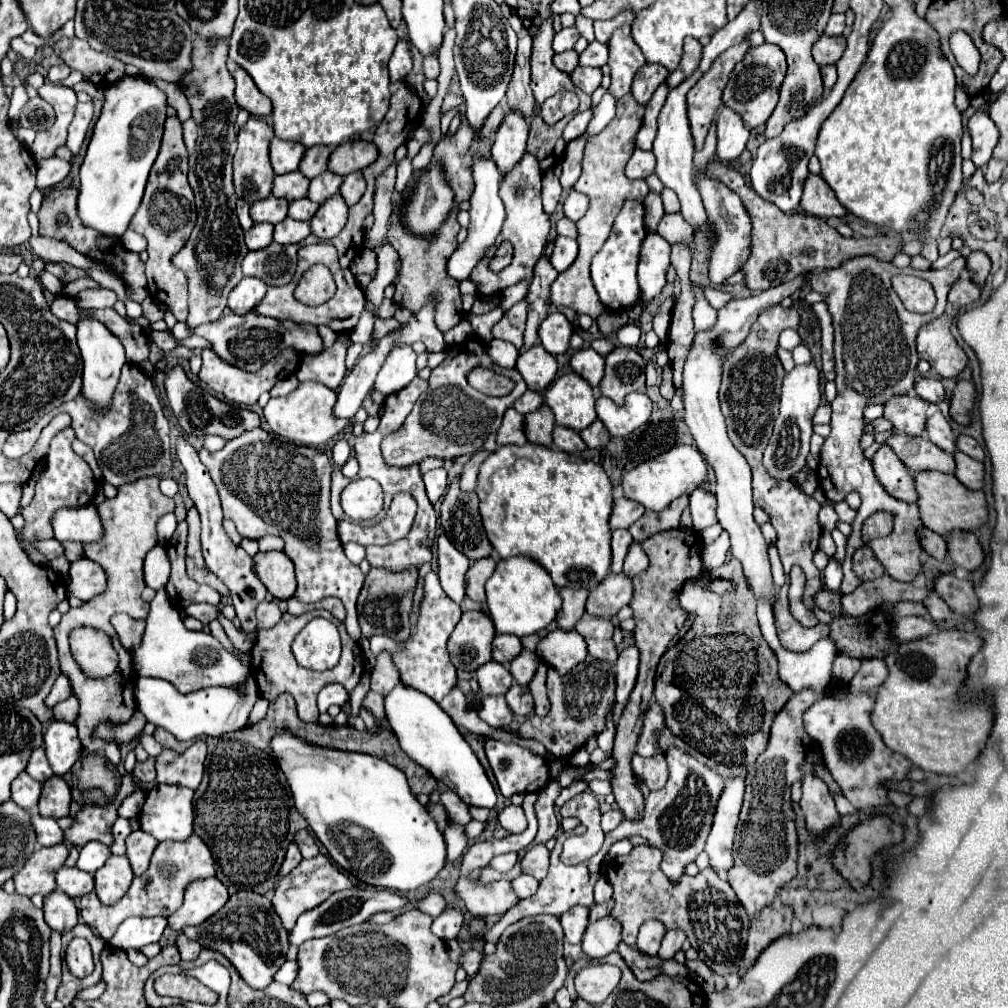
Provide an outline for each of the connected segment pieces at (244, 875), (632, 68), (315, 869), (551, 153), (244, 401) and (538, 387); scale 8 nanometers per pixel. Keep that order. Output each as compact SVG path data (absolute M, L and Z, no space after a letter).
M280 696L270 704L266 718L262 718L260 722L228 732L220 738L206 738L208 782L194 792L192 800L196 816L194 834L200 836L212 850L218 868L216 878L226 886L236 886L238 890L252 890L258 894L266 894L268 890L272 890L288 844L298 830L308 828L304 816L300 816L300 812L294 808L290 786L278 772L274 754L270 752L270 740L284 730L294 732L294 736L298 736L306 744L348 752L364 752L388 760L392 766L400 768L406 774L414 794L432 794L438 790L438 782L434 780L434 776L408 758L392 730L380 728L378 736L372 736L368 730L358 732L352 726L338 728L306 724L296 716L292 698Z
M622 26L620 30L614 32L614 36L608 42L610 46L610 58L608 58L608 66L612 68L610 76L612 76L612 86L610 86L610 94L614 98L622 98L624 94L630 92L632 86L632 78L638 72L638 68L646 62L642 56L642 50L636 46L636 42L632 40L630 34L630 26Z
M318 854L318 856L312 858L312 860L302 860L288 876L284 876L284 878L278 882L278 888L276 888L276 892L274 892L272 904L274 904L274 908L276 908L276 914L278 914L280 920L282 920L282 926L284 926L286 930L292 930L294 924L296 924L296 920L298 920L298 916L300 916L302 912L306 912L306 910L318 906L318 904L324 902L330 894L334 894L334 892L338 892L338 890L344 890L344 888L350 888L350 886L352 886L350 878L348 878L340 868L336 868L336 866L328 860L328 856Z
M534 116L530 138L528 138L528 152L538 160L542 172L546 172L548 168L560 162L560 156L566 148L566 142L562 138L566 124L568 120L560 120L558 124L550 126L550 124L544 124L540 116Z
M206 348L206 350L202 350L202 368L200 368L198 378L204 384L208 384L212 390L220 392L228 402L234 402L238 406L252 406L258 402L262 392L268 392L276 384L276 380L280 378L282 372L284 372L284 376L290 376L294 372L294 368L298 366L298 362L300 362L300 354L294 352L294 348L286 348L284 352L280 352L278 356L268 360L258 372L246 372L242 368L226 364L226 360L222 360L212 348Z
M540 344L524 350L518 356L516 368L522 374L522 378L526 380L528 388L538 394L544 394L548 390L548 386L554 382L556 372L558 372L556 358L552 354L548 354Z

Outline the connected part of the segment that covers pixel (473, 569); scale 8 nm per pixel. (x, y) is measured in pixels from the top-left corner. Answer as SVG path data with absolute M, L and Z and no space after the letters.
M482 558L472 562L468 574L466 574L466 596L476 600L476 602L484 602L486 600L486 590L484 584L486 580L494 574L496 568L496 560L494 558Z

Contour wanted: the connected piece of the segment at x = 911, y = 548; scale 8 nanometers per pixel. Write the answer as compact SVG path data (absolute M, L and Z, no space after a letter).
M858 256L846 260L834 270L820 270L810 274L812 290L826 292L828 296L826 304L832 312L834 330L836 330L834 356L836 356L838 396L832 402L832 422L830 422L832 434L824 440L822 446L818 480L826 498L832 502L840 502L852 490L856 490L862 496L862 506L852 524L852 536L846 546L846 560L842 564L844 570L842 594L850 594L862 584L852 570L852 554L862 546L862 536L860 536L862 522L870 514L880 510L892 514L894 532L890 532L886 538L876 538L868 542L868 546L872 546L874 554L884 564L888 576L898 582L912 582L922 572L920 556L924 554L924 548L920 546L918 530L924 528L924 524L918 516L918 506L894 500L882 488L882 484L878 484L872 462L864 456L860 448L860 438L866 432L866 422L862 412L870 404L886 404L886 400L890 400L892 396L908 394L908 390L914 386L914 370L920 360L916 352L916 334L924 324L942 316L946 308L946 296L952 284L960 278L964 268L966 268L966 258L958 258L942 270L924 272L924 278L934 286L938 296L938 304L930 314L914 314L904 308L902 300L898 298L898 294L892 290L890 284L890 278L902 274L902 270L896 268L892 262L884 262L874 256Z

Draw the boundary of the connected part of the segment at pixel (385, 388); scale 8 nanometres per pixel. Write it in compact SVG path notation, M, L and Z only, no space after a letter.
M402 346L402 348L394 348L382 370L376 376L376 384L374 388L380 390L384 396L400 392L402 388L406 388L416 376L416 352L410 346Z

